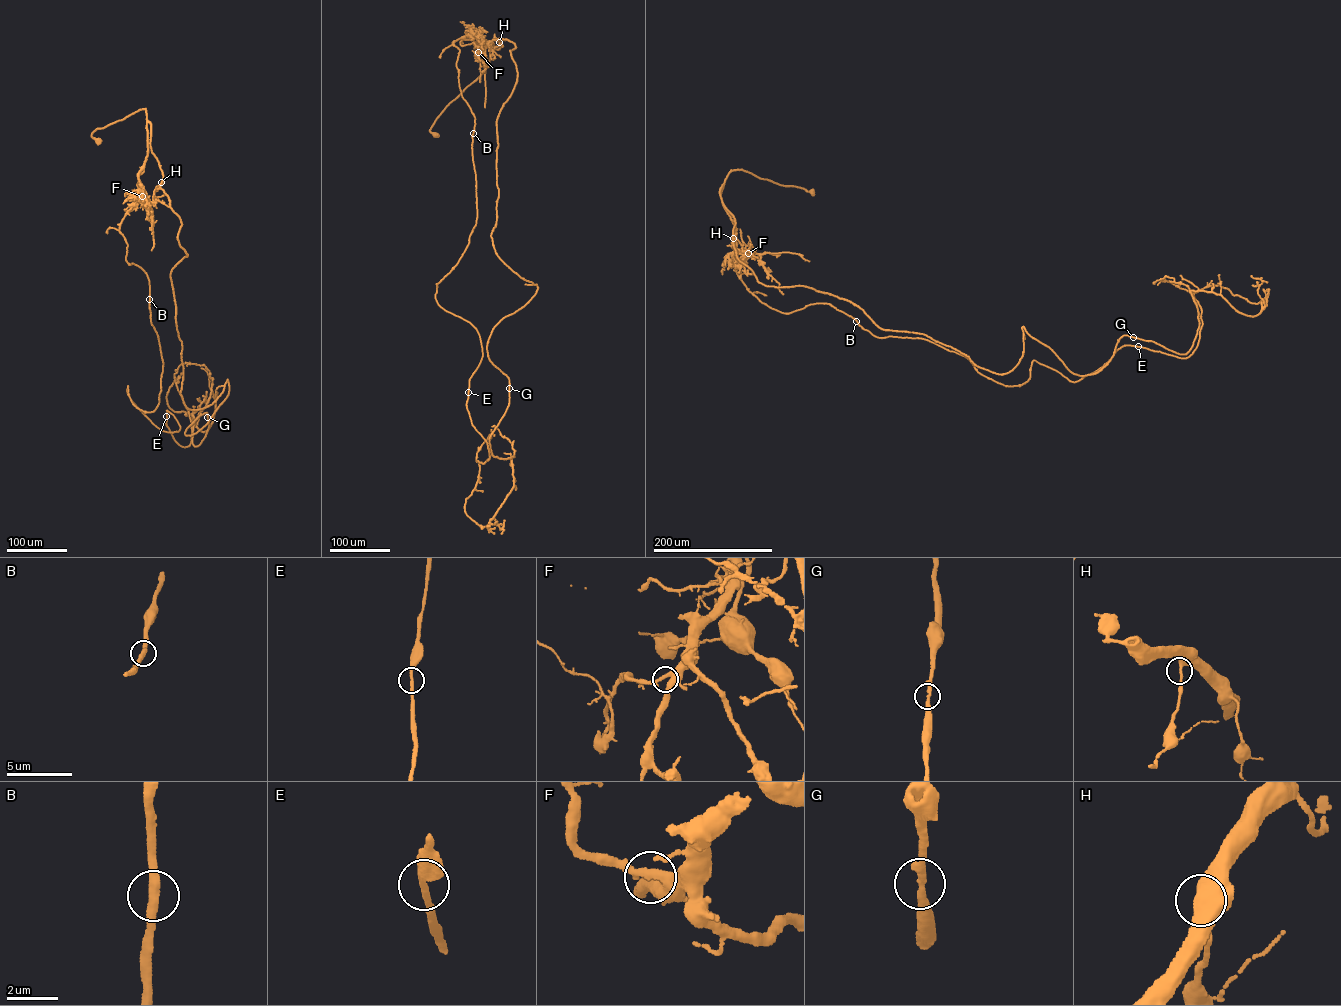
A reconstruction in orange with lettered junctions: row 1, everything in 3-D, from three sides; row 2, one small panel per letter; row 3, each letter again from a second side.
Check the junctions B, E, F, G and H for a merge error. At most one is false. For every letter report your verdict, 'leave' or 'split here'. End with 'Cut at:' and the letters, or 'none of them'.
B: leave
E: leave
F: leave
G: leave
H: leave
Cut at: none of them

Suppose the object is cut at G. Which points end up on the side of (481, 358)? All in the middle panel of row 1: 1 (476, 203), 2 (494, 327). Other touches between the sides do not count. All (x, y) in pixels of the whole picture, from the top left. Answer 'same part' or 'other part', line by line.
1: same part
2: other part

